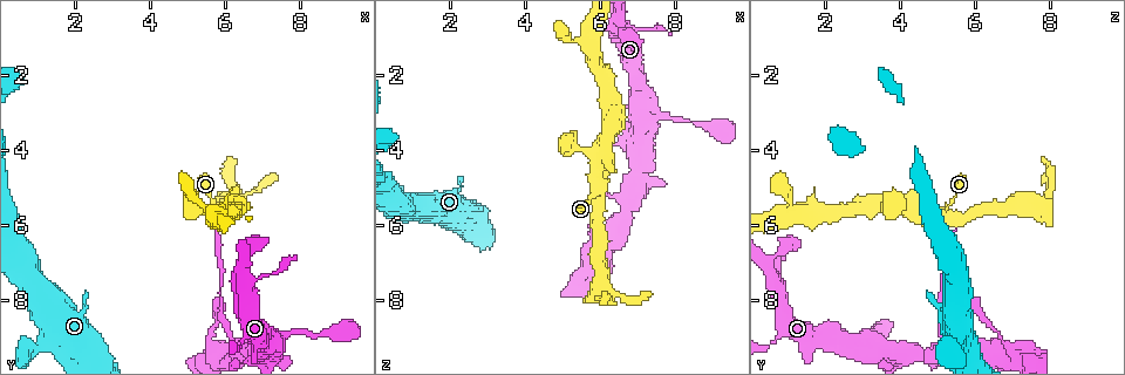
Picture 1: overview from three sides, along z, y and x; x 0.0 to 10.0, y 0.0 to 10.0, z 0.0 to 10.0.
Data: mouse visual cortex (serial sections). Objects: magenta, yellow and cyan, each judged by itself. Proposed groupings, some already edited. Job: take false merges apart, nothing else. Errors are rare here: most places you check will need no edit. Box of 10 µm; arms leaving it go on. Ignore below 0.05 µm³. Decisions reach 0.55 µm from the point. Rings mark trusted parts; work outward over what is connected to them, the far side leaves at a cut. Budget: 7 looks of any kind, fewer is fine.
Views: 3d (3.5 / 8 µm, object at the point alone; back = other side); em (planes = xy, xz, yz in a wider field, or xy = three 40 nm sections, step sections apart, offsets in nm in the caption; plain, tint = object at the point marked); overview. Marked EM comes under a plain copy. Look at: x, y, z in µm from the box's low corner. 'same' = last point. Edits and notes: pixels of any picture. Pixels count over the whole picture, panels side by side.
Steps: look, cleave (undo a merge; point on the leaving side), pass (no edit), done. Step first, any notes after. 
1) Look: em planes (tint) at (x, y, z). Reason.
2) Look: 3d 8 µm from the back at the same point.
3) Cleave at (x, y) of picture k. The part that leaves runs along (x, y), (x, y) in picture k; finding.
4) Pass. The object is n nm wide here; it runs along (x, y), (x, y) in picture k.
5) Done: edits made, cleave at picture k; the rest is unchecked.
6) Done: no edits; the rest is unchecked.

Look: 3d 3.5 µm at (7.40, 9.20, 3.15).

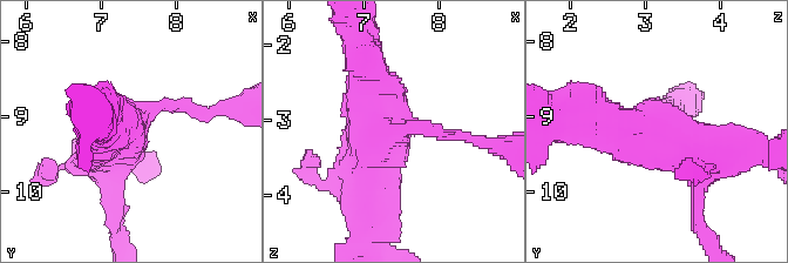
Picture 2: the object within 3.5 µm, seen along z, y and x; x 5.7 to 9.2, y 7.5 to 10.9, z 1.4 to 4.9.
Look: em xy step 5 (tint) at (7.45, 9.20, 3.10).

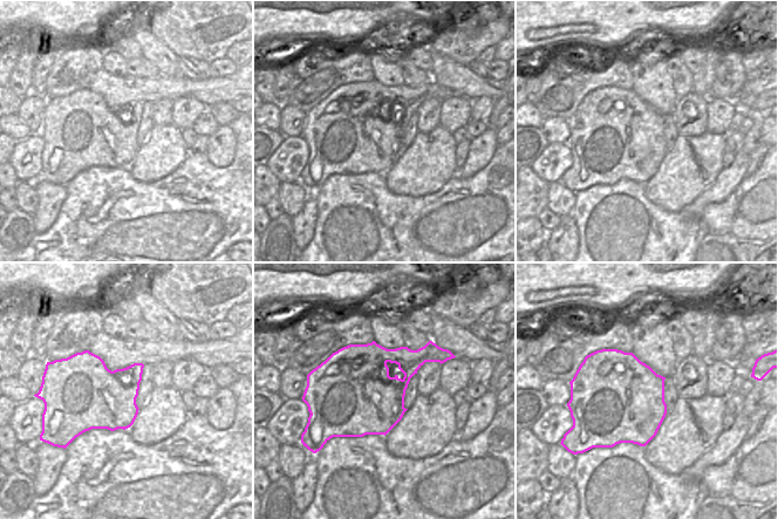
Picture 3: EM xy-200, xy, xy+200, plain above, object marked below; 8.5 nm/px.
Look: em xy step 2 (tint) at the same point.

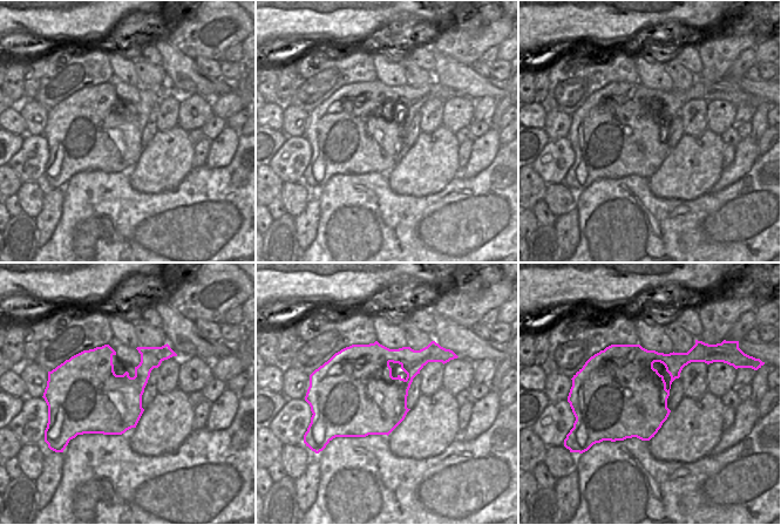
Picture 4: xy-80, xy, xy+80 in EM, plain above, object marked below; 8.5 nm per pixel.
Pass. It runs along (577, 120), (658, 130), (719, 155) in picture 2; one cell here.

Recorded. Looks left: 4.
Look: 3d 3.5 µm at (5.15, 5.55, 3.85).

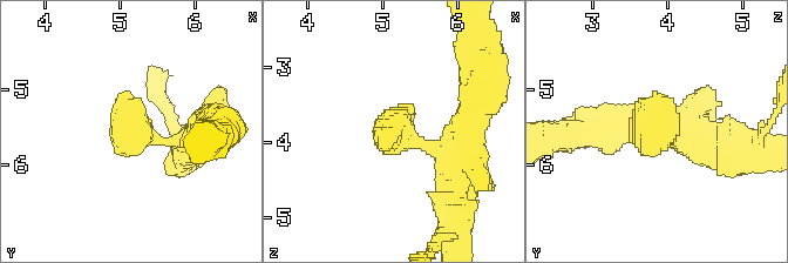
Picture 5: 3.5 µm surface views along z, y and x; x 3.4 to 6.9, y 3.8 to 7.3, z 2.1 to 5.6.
Pass. It runs along (192, 141), (135, 134), (128, 90) in picture 5; continuous, no second cell.

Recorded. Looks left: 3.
Look: 3d 3.5 µm at (6.55, 9.35, 5.20). A fork.

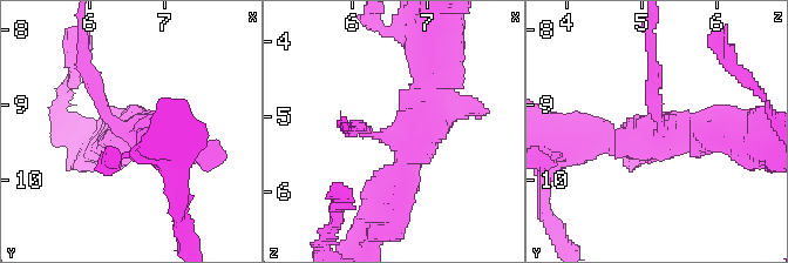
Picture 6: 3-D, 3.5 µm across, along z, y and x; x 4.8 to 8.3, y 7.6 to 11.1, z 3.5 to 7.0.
Look: em xy step 2 (tint) at (6.55, 9.40, 5.30).

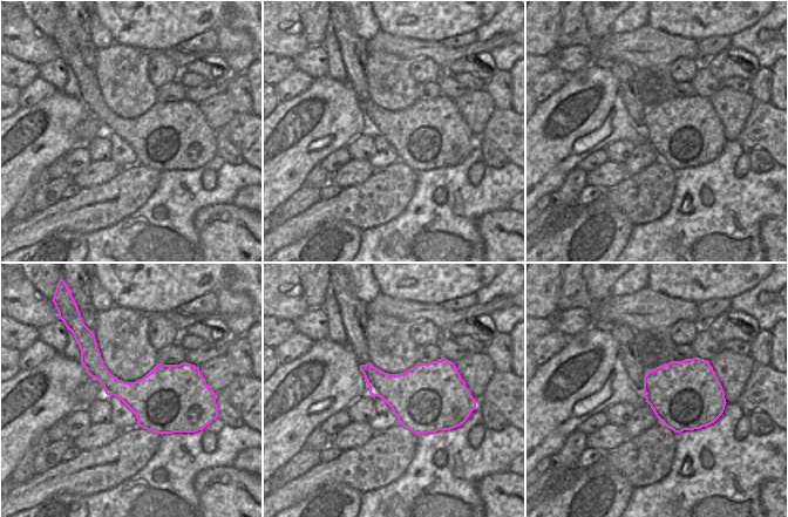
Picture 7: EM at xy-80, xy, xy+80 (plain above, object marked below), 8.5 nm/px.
Pass. It runs along (426, 73), (419, 135), (386, 220) in picture 6; one cell here.

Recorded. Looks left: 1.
Done: no edits; the rest is unchecked.

